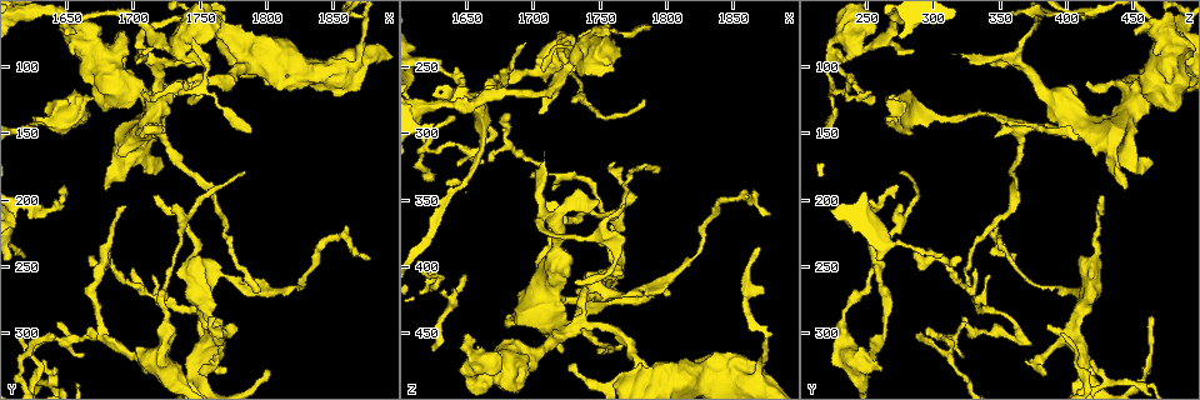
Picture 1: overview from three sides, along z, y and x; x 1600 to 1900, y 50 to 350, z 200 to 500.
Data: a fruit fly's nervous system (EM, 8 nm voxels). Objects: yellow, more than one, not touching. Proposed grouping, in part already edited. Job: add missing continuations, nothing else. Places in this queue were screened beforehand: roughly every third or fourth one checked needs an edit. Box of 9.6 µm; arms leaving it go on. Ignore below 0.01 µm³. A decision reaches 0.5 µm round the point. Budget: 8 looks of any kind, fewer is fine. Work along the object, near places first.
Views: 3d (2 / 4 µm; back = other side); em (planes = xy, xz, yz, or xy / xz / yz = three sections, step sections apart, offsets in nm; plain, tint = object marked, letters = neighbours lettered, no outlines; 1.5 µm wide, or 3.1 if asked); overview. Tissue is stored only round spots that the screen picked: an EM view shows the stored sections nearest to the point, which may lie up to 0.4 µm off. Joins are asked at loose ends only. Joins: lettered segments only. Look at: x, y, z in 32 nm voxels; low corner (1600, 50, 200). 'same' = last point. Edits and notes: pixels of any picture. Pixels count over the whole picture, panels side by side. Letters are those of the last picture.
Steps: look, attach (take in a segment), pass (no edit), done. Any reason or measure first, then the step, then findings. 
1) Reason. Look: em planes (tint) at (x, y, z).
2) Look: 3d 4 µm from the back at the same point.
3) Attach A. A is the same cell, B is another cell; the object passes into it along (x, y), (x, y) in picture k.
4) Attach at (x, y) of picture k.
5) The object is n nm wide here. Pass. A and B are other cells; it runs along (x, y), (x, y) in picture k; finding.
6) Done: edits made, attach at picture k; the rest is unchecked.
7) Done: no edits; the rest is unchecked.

Branch stops here. Look: em xy step 4 (tint) at (1716, 198, 426).

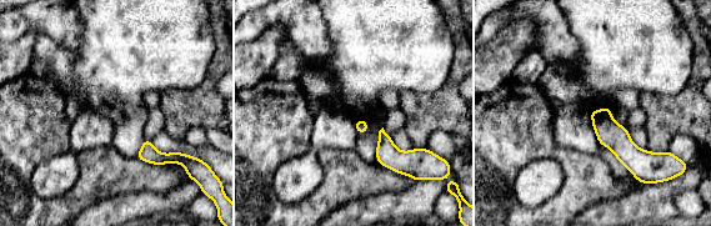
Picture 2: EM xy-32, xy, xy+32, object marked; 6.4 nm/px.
Look: em xz step 8 (letters) at the same point.

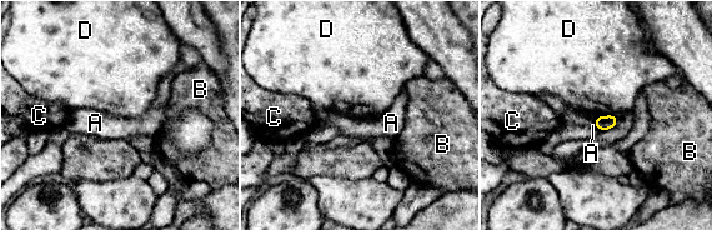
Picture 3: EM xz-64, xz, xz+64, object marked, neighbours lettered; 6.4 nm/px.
The object is 100 nm wide here. Pass. A, B, C and D are other cells; a border runs along (616, 115), (596, 116) in picture 3; no lettered segment goes on from it.

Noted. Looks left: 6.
Thick end. Look: em planes (plain) at (1704, 150, 388).

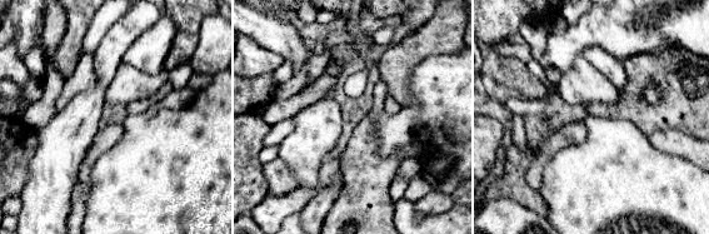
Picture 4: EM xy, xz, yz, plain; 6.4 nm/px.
What lies round it. Look: em planes (letters) at the same point.

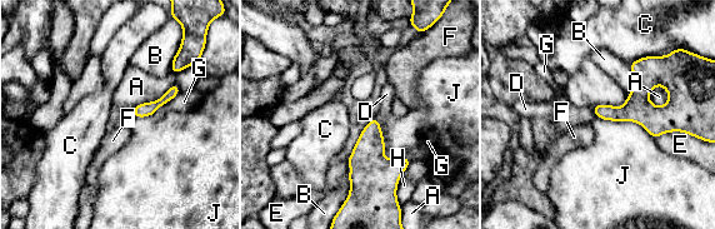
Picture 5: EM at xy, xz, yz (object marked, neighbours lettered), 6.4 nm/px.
Pass. A, B, C, D, E, F, G, H and J are other cells; a border runs along (375, 117), (384, 154), (411, 160) in picture 5; none of them fits.

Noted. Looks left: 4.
Tapers out. Look: em xz step 4 (tint) at (1672, 124, 266).

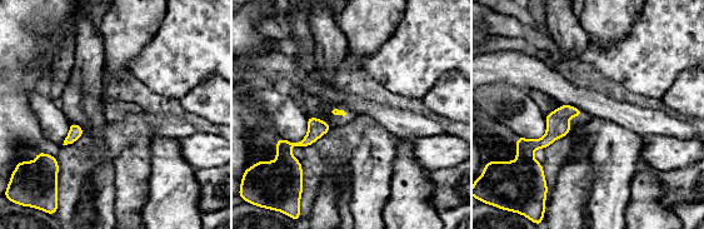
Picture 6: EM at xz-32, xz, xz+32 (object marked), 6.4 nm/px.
See the neighbours. Look: em xz step 4 (letters) at the same point.

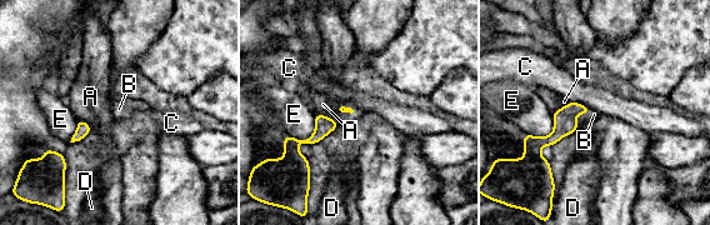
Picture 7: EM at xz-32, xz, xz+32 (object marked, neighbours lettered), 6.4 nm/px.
The longest contact is with E, 220 nm. Attach B. B is the same cell, A, C, D and E are other cells; the object passes into it along (564, 119), (580, 113), (580, 119) in picture 7; it goes on there.

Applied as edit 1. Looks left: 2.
Done: edits made, attach at picture 7; the rest is unchecked.

